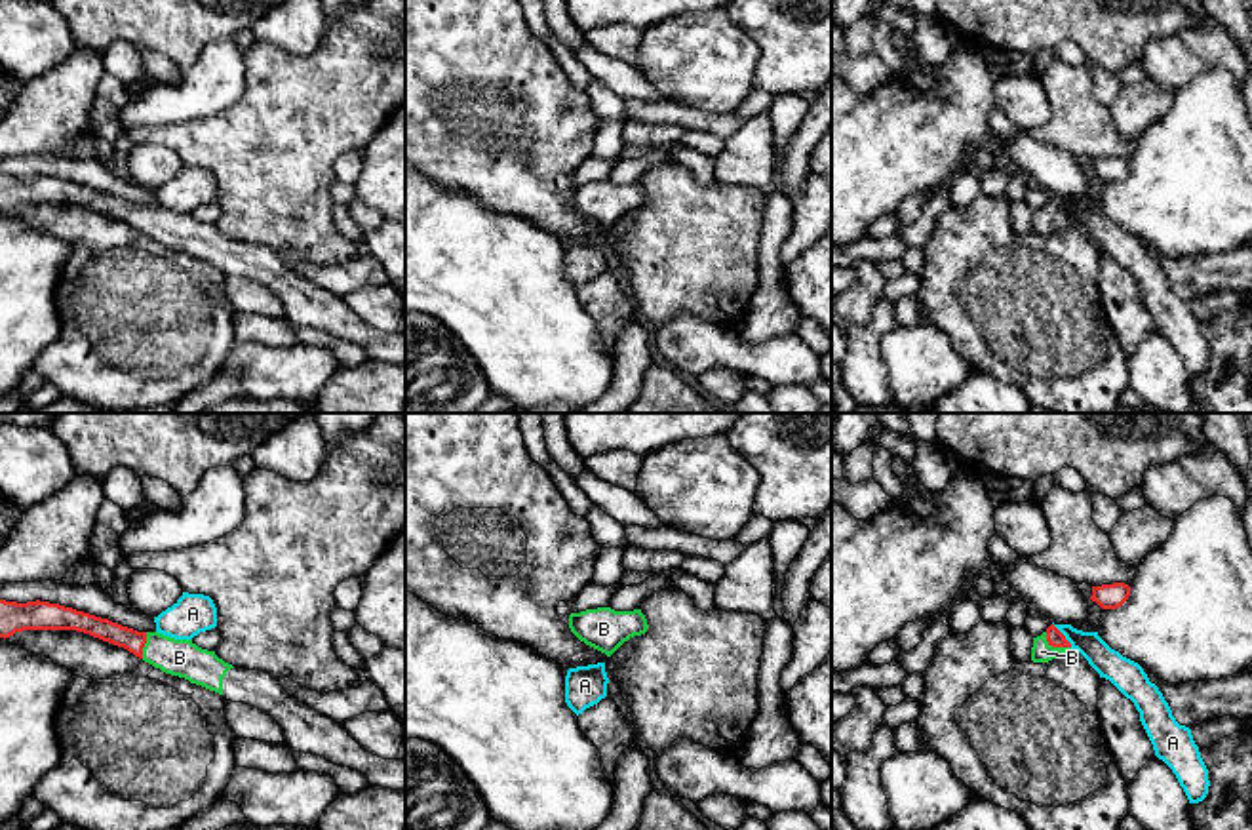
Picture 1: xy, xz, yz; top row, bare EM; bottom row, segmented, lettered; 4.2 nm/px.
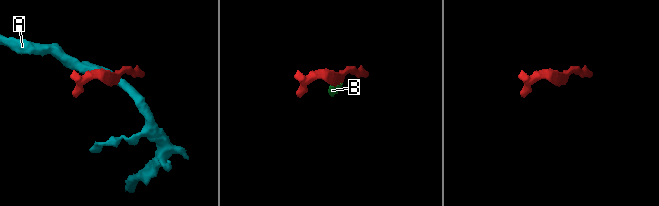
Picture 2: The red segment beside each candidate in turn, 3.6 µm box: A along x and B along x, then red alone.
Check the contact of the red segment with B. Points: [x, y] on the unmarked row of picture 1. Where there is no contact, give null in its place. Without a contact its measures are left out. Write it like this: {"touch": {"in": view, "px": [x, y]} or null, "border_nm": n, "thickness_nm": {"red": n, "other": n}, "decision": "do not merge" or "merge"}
{"touch": {"in": "yz", "px": [1055, 219]}, "border_nm": 130, "thickness_nm": {"red": 70, "other": 90}, "decision": "merge"}

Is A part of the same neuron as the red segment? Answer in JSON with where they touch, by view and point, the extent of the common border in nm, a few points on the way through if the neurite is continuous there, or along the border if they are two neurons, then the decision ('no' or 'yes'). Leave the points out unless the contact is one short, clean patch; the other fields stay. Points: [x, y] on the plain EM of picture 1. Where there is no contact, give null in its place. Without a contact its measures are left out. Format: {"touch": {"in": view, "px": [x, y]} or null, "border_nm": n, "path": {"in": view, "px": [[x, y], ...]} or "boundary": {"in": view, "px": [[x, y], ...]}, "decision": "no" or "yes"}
{"touch": {"in": "yz", "px": [1062, 208]}, "border_nm": 130, "boundary": {"in": "yz", "px": [[1053, 197], [1072, 219]]}, "decision": "no"}

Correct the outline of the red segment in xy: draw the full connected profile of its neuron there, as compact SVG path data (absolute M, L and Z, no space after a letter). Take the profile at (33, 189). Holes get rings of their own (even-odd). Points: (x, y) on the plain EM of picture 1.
M0 173L0 211L23 204L76 204L124 221L166 247L179 249L272 289L291 326L316 327L327 335L363 346L371 360L405 366L405 331L382 333L365 326L342 297L316 286L289 268L280 255L261 244L236 242L198 221L160 206L137 206L108 192L49 175Z

